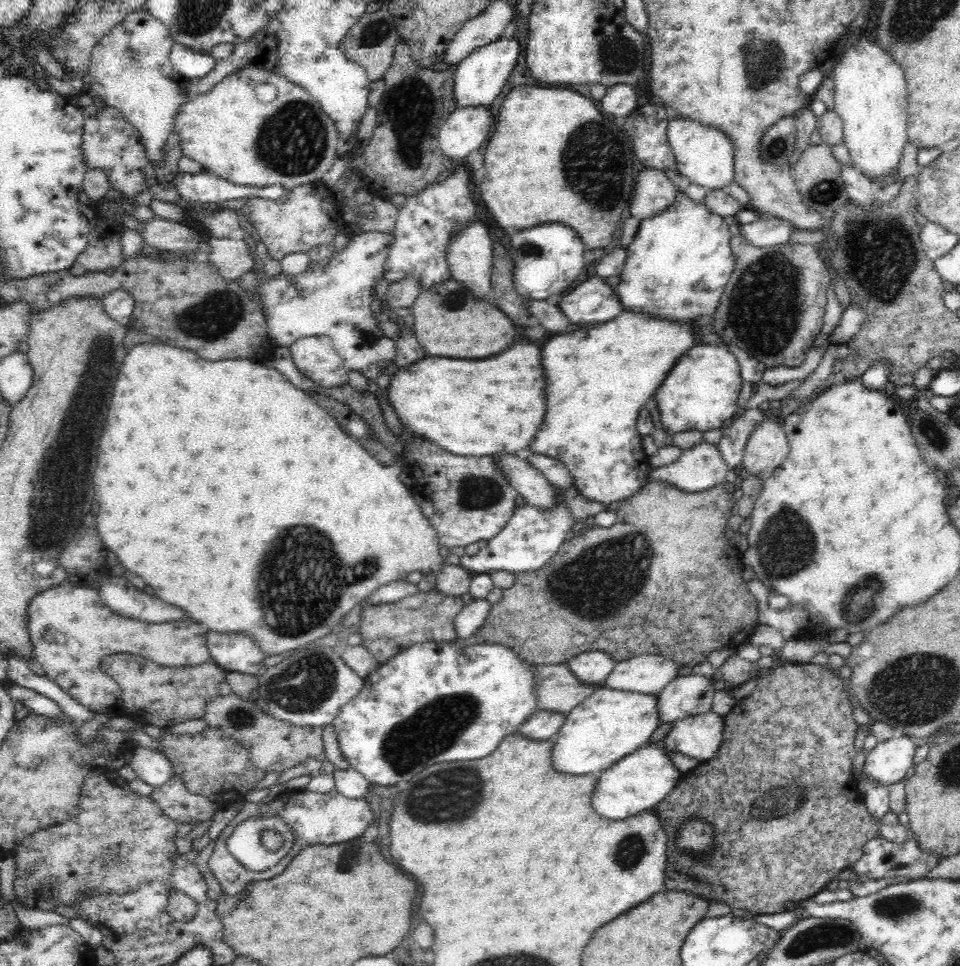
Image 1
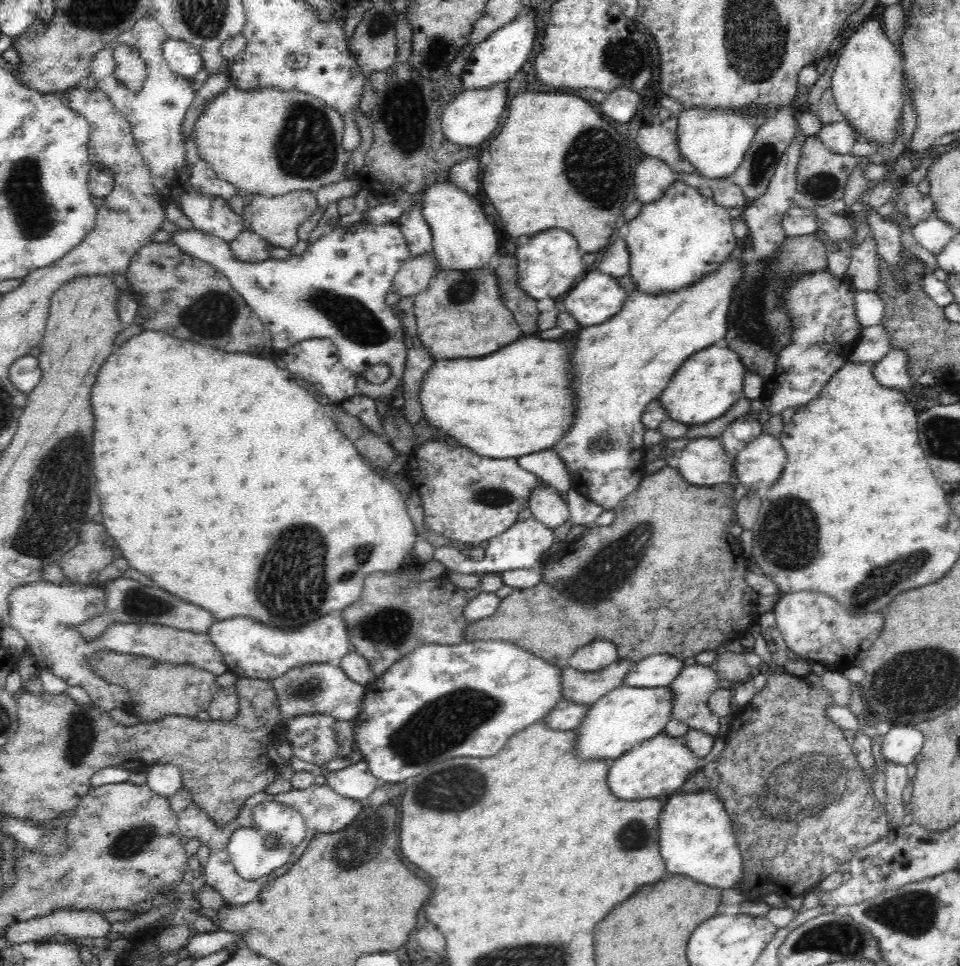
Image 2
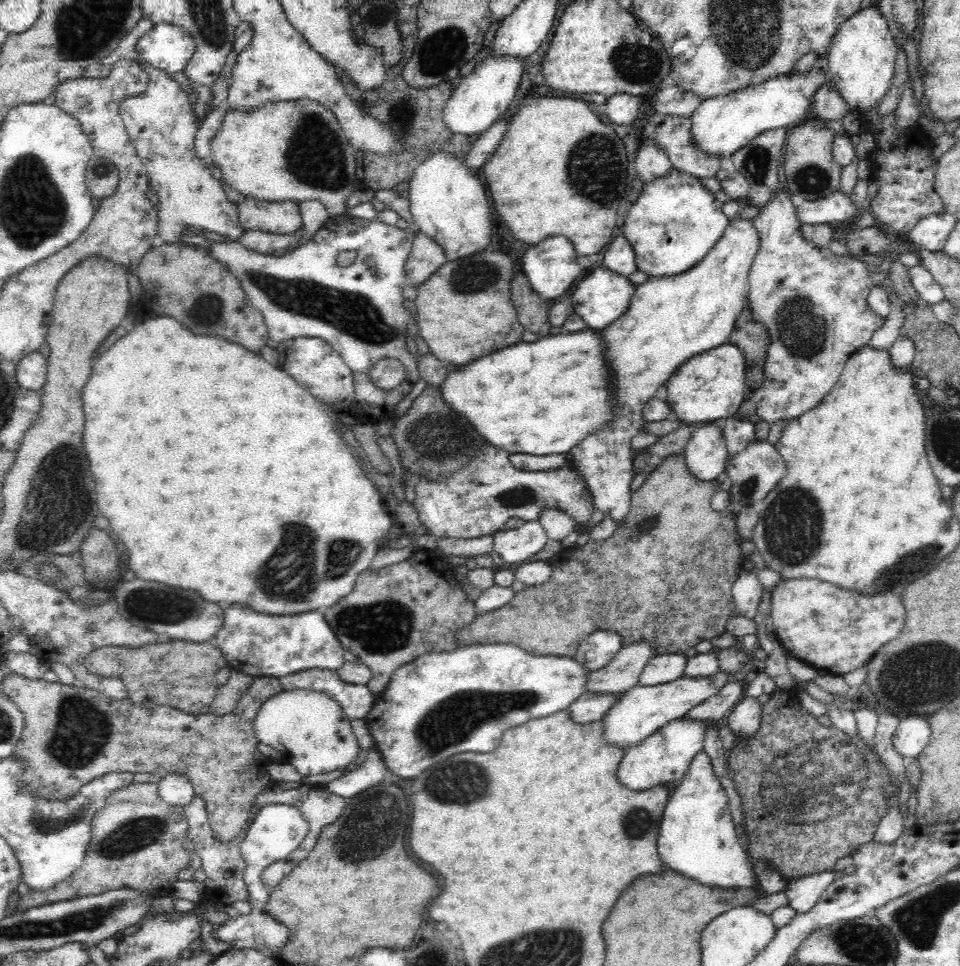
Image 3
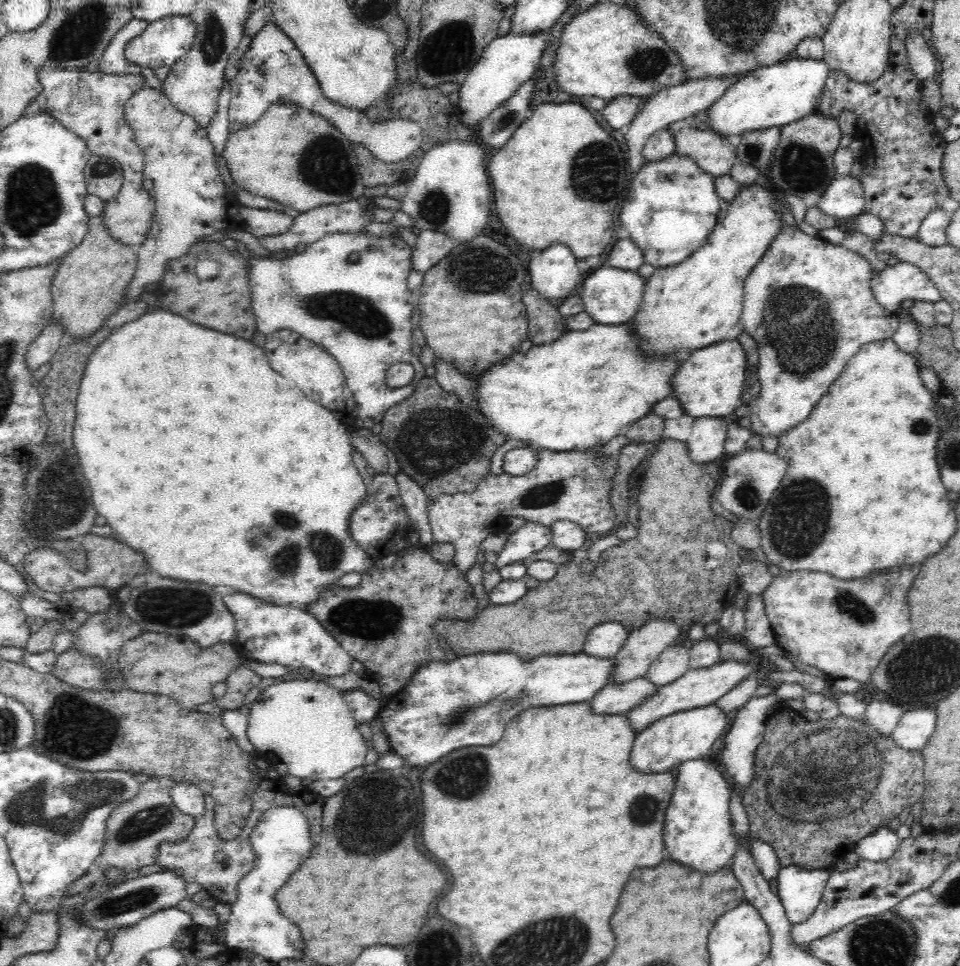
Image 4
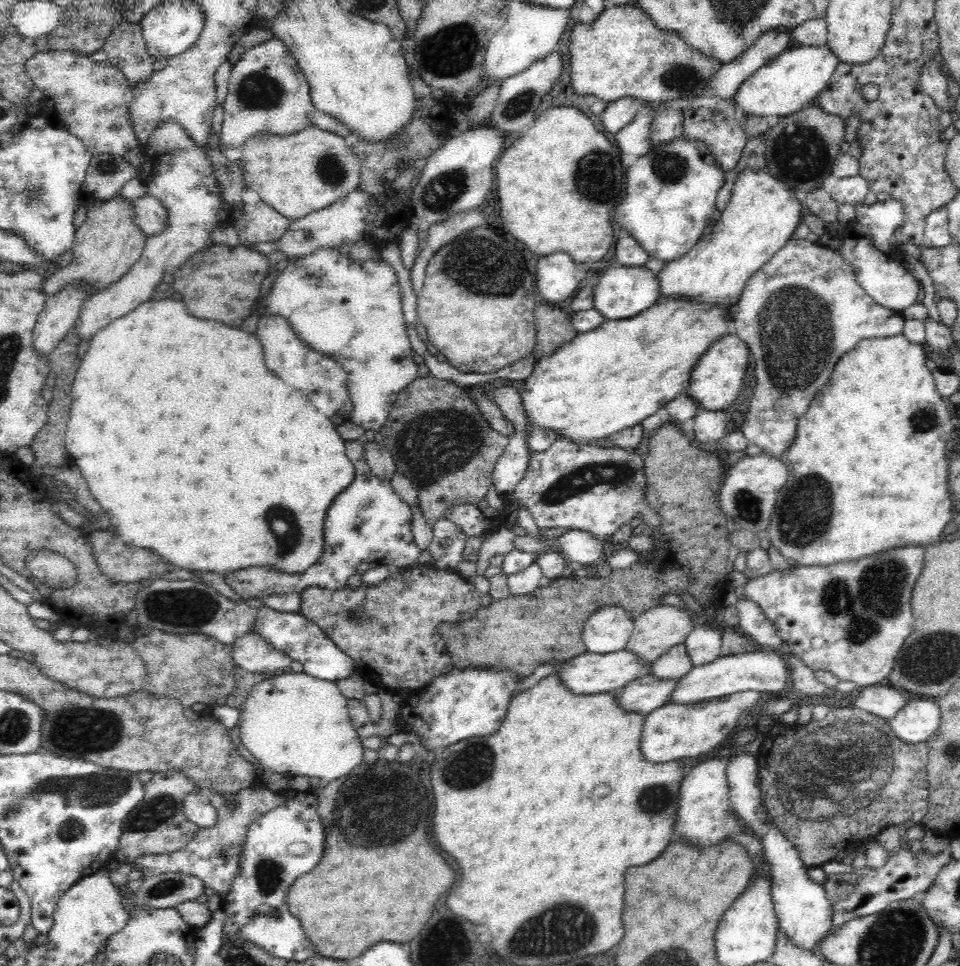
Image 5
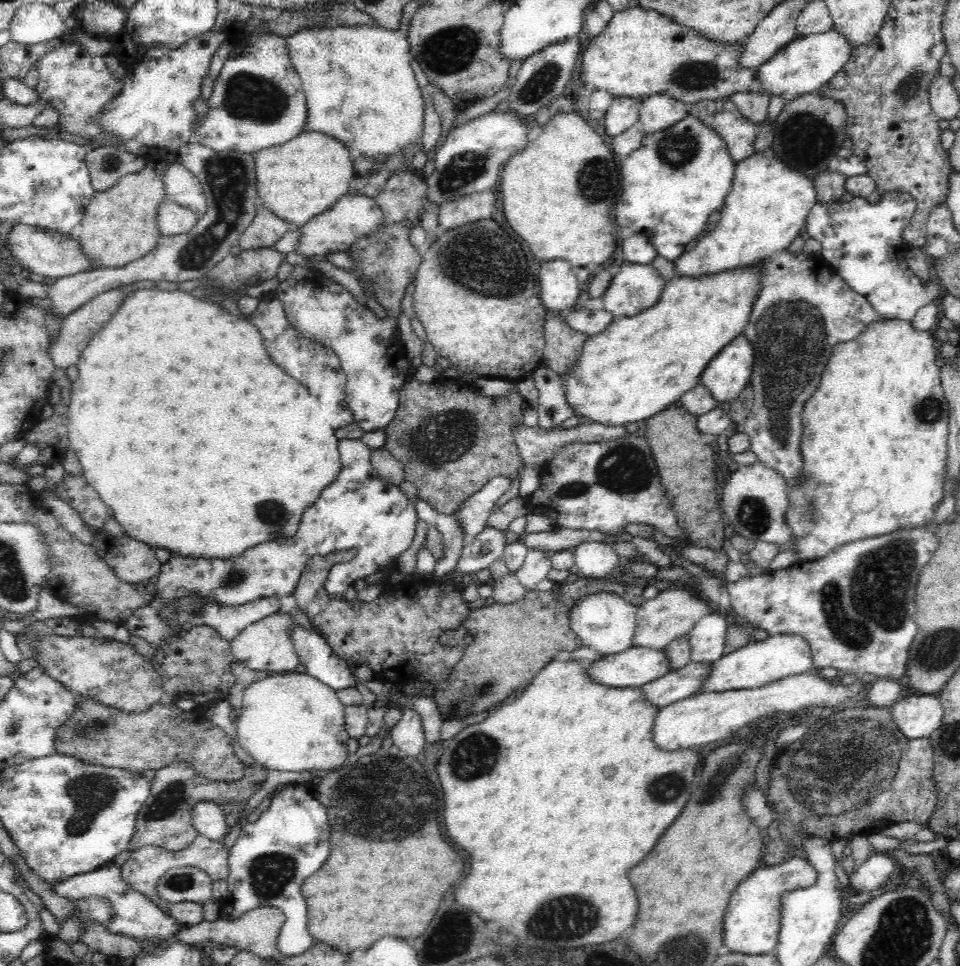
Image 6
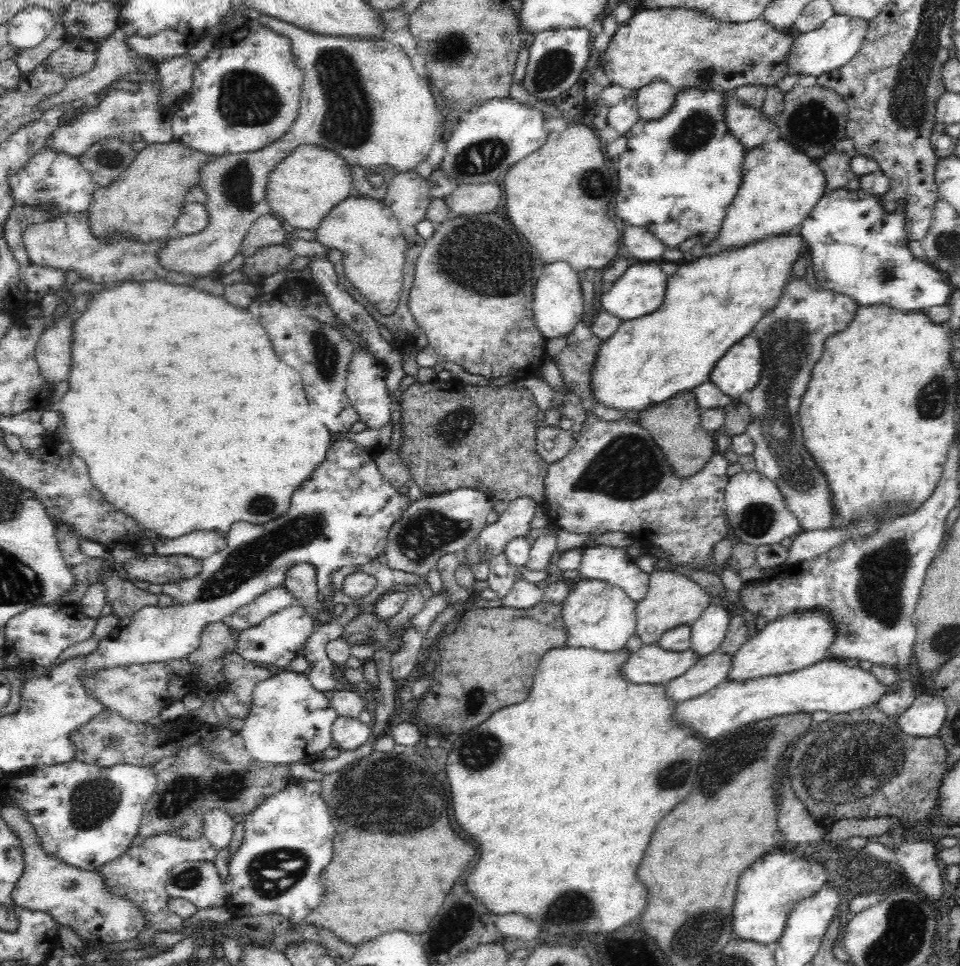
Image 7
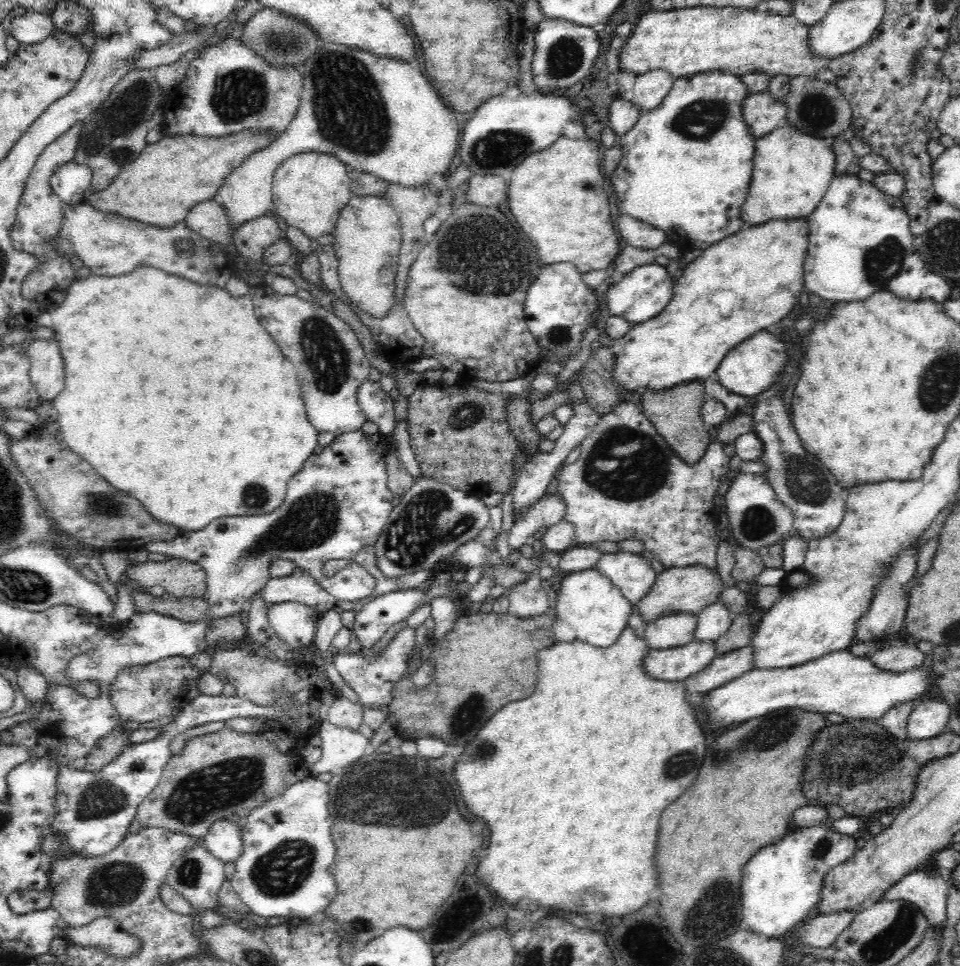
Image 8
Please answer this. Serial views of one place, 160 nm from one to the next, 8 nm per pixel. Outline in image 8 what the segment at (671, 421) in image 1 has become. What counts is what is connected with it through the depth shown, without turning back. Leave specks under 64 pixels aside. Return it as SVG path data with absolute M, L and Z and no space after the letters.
M768 330L758 331L747 338L721 360L715 370L719 376L719 383L734 394L755 397L770 388L778 380L779 373L786 366L786 346L778 336Z

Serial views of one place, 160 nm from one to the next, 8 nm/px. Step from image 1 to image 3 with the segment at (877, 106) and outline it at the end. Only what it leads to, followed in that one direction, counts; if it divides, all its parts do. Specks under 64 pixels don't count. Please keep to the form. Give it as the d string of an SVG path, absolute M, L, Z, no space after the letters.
M870 6L861 8L840 24L833 34L829 50L825 53L828 63L827 78L834 80L838 95L847 100L853 113L872 110L889 90L890 78L894 72L897 55L894 36L888 29L888 21L883 17L880 8Z

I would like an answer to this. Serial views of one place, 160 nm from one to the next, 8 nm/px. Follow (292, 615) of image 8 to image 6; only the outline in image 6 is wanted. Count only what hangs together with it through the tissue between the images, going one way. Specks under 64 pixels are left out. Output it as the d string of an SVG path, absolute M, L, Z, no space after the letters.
M278 610L266 618L250 624L240 634L237 634L231 640L232 656L250 670L267 670L269 674L294 673L296 665L299 663L291 637L292 629L295 626L295 620L289 612Z

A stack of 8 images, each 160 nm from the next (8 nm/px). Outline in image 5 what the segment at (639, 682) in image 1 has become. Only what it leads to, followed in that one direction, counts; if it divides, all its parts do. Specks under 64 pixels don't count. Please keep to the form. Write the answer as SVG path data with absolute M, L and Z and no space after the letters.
M685 643L675 644L659 656L651 666L651 672L656 678L682 678L693 667Z

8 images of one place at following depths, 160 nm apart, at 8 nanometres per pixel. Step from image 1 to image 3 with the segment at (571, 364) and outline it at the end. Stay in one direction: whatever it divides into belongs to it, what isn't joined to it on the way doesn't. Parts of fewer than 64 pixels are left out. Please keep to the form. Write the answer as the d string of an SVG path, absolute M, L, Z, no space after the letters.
M736 216L729 220L729 227L725 229L721 239L700 263L694 264L694 267L681 275L654 277L638 285L627 311L609 327L598 332L604 338L606 360L610 366L608 370L611 371L611 420L602 429L579 441L566 455L571 466L585 479L587 491L591 493L595 508L608 515L615 523L620 524L631 507L630 482L635 475L632 471L633 448L630 442L644 426L642 410L645 404L672 376L672 372L688 358L729 342L739 313L746 304L749 290L747 281L758 250L759 235L754 229L754 220Z

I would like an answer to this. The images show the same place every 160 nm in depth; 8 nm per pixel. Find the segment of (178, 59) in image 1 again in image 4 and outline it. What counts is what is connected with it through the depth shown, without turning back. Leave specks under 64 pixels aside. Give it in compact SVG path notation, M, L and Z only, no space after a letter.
M169 15L148 23L140 36L135 36L125 48L125 57L133 65L156 70L162 66L170 67L176 60L190 52L197 33L196 23L188 17Z

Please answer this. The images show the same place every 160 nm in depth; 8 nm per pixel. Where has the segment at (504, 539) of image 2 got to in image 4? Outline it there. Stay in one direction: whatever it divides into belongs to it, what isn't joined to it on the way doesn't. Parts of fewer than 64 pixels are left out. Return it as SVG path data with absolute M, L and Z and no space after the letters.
M526 521L515 533L507 535L504 548L499 552L494 570L499 571L503 566L516 563L532 556L534 552L544 550L552 540L551 528Z

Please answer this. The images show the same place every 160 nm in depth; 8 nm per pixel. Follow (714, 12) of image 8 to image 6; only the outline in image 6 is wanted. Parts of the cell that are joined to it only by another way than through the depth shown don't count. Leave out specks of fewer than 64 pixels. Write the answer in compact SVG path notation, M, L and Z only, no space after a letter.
M630 8L614 13L606 30L584 48L580 58L582 82L590 82L594 89L608 90L616 97L642 99L663 92L689 105L706 99L726 99L737 92L757 90L757 68L744 68L739 63L745 42L746 39L734 44L711 42L654 10Z

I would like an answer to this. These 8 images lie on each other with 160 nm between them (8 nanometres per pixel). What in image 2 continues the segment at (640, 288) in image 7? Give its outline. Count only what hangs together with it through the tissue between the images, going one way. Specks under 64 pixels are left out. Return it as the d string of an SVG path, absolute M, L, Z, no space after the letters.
M596 270L574 286L562 306L586 328L618 314L627 296L618 279Z

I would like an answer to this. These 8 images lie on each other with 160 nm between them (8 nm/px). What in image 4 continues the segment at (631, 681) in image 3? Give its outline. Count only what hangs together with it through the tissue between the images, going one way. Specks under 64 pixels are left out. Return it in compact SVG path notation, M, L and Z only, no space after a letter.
M670 619L646 620L638 630L629 633L624 646L615 656L615 667L611 672L611 682L625 683L626 680L634 680L647 674L649 666L658 658L658 655L666 648L675 644L679 639L679 626Z

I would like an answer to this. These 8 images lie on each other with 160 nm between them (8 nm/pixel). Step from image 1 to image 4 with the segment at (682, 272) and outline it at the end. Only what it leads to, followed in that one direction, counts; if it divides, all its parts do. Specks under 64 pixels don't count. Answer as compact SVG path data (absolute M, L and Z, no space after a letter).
M677 152L668 158L642 164L632 180L630 198L624 202L618 218L620 224L630 232L630 239L642 250L646 264L652 264L657 269L681 263L706 243L710 232L718 224L716 214L719 212L720 198L715 191L714 179L715 176L703 171L692 159Z

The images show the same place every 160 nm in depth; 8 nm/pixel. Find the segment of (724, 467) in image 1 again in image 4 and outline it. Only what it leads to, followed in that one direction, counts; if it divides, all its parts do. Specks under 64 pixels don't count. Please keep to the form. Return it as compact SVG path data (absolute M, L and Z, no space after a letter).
M704 416L694 419L686 441L690 458L698 464L720 458L724 453L728 425L722 416Z

